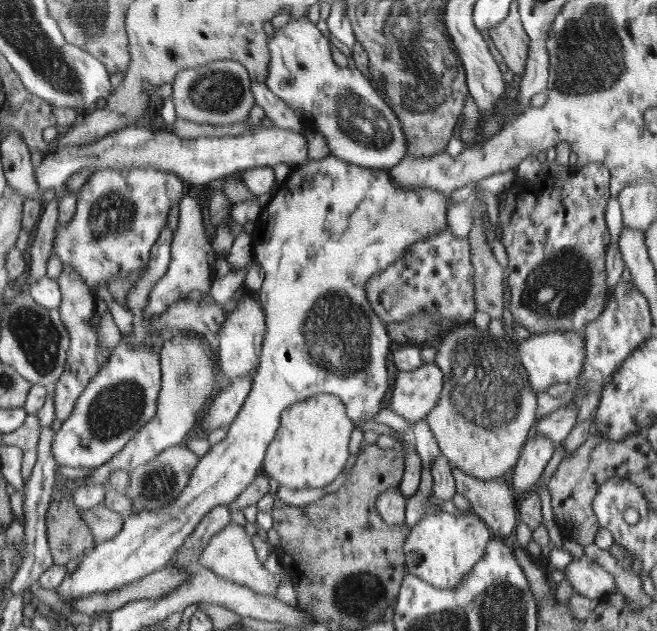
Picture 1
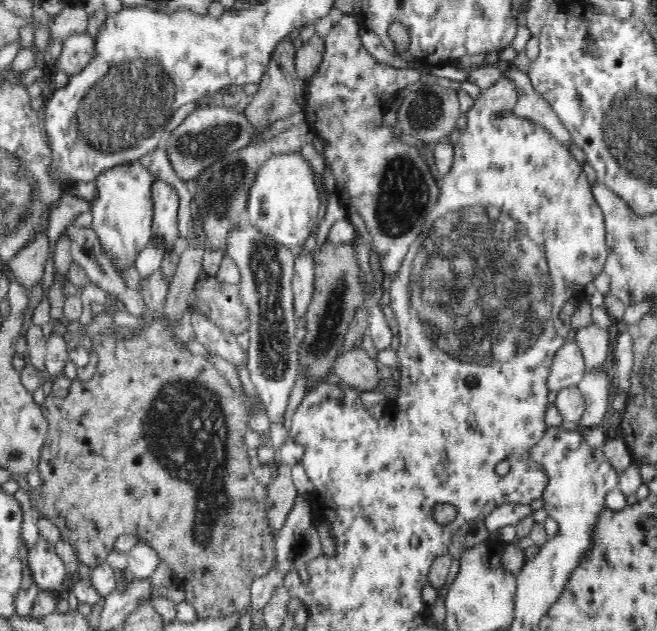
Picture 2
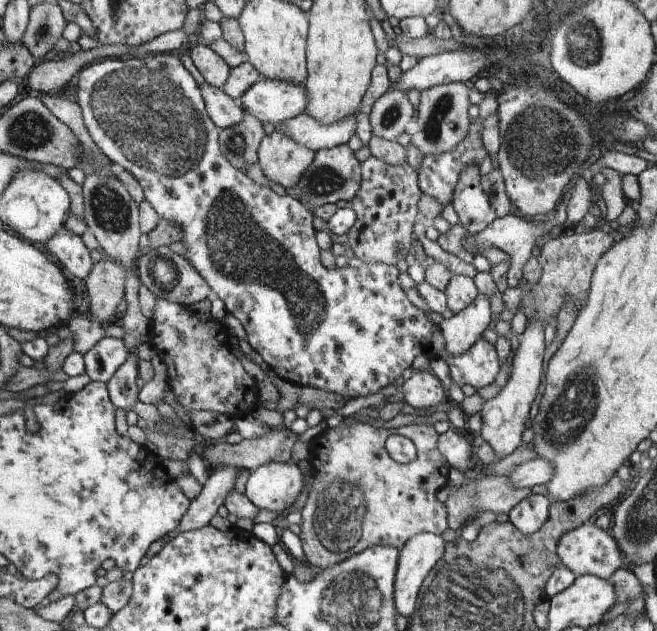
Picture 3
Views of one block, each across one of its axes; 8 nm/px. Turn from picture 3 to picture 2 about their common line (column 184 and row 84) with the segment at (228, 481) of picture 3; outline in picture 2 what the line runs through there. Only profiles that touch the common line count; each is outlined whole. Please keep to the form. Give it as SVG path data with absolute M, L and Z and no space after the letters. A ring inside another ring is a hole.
M513 66L513 69L506 71L506 76L509 76L517 87L517 103L512 110L514 116L529 119L535 125L546 128L546 131L550 132L558 142L566 146L573 142L568 129L562 125L550 103L539 92L536 92L526 73Z

